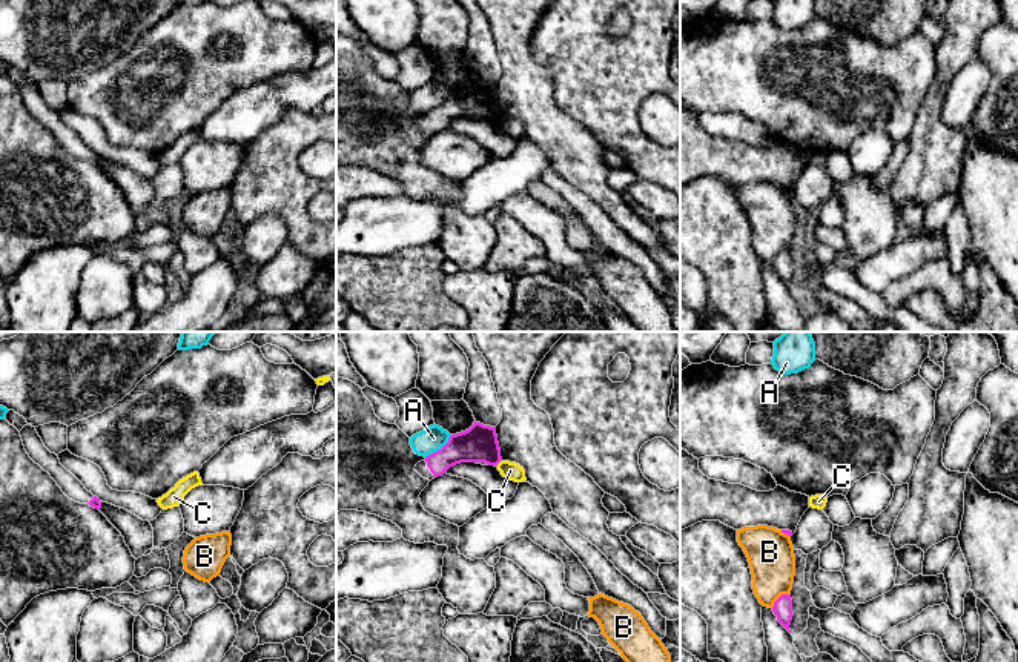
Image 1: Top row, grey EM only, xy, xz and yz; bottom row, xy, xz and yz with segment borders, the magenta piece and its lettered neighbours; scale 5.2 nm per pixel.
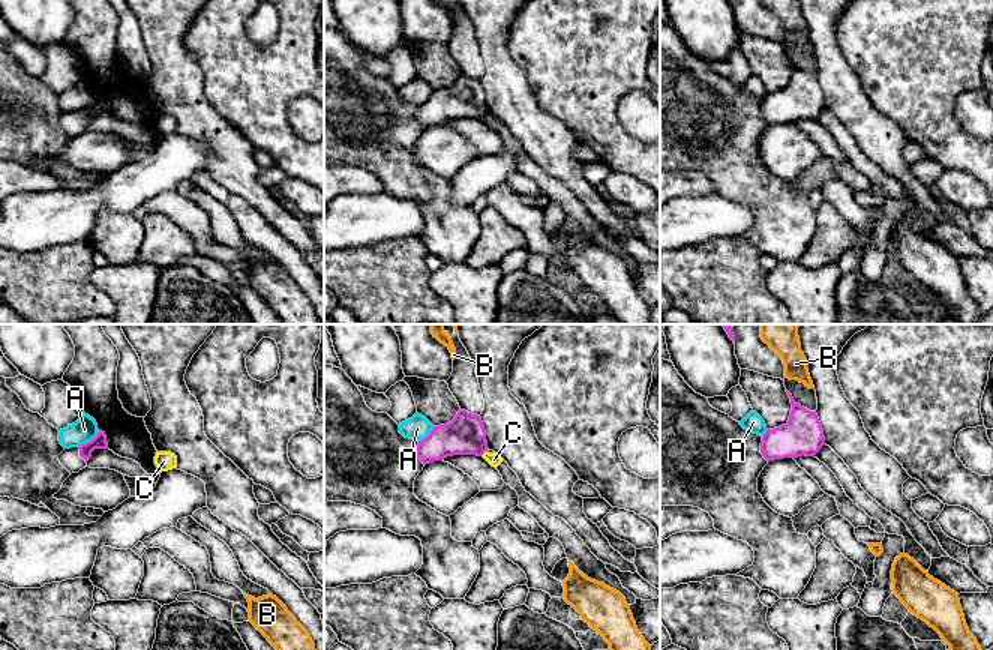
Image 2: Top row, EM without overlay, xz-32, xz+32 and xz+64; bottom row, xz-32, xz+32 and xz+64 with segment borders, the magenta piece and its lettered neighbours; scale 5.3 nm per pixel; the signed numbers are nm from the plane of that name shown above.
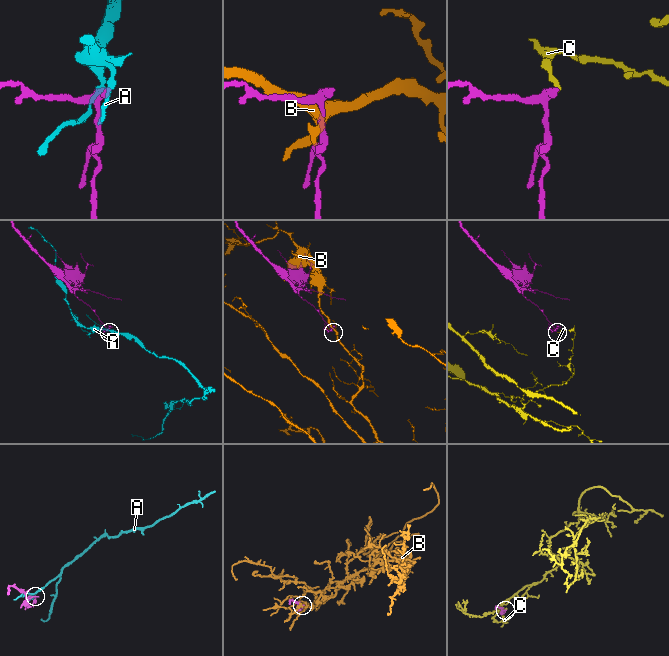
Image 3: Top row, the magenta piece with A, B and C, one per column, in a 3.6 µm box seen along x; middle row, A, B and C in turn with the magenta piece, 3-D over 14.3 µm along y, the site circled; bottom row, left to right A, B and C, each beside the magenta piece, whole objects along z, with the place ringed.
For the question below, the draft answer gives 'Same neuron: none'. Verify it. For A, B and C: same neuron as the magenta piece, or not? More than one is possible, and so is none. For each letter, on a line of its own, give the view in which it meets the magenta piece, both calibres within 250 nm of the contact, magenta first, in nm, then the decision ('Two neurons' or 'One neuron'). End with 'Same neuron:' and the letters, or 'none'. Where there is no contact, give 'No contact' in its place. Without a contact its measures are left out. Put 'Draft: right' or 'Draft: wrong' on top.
Draft: right
A: Touches magenta in xz. Thickness 190 nm (magenta) against 140 nm. Two neurons
B: Touches magenta in yz. Thickness 100 nm (magenta) against 240 nm. Two neurons
C: Touches magenta in xz. Thickness 190 nm (magenta) against 90 nm. Two neurons
Same neuron: none

